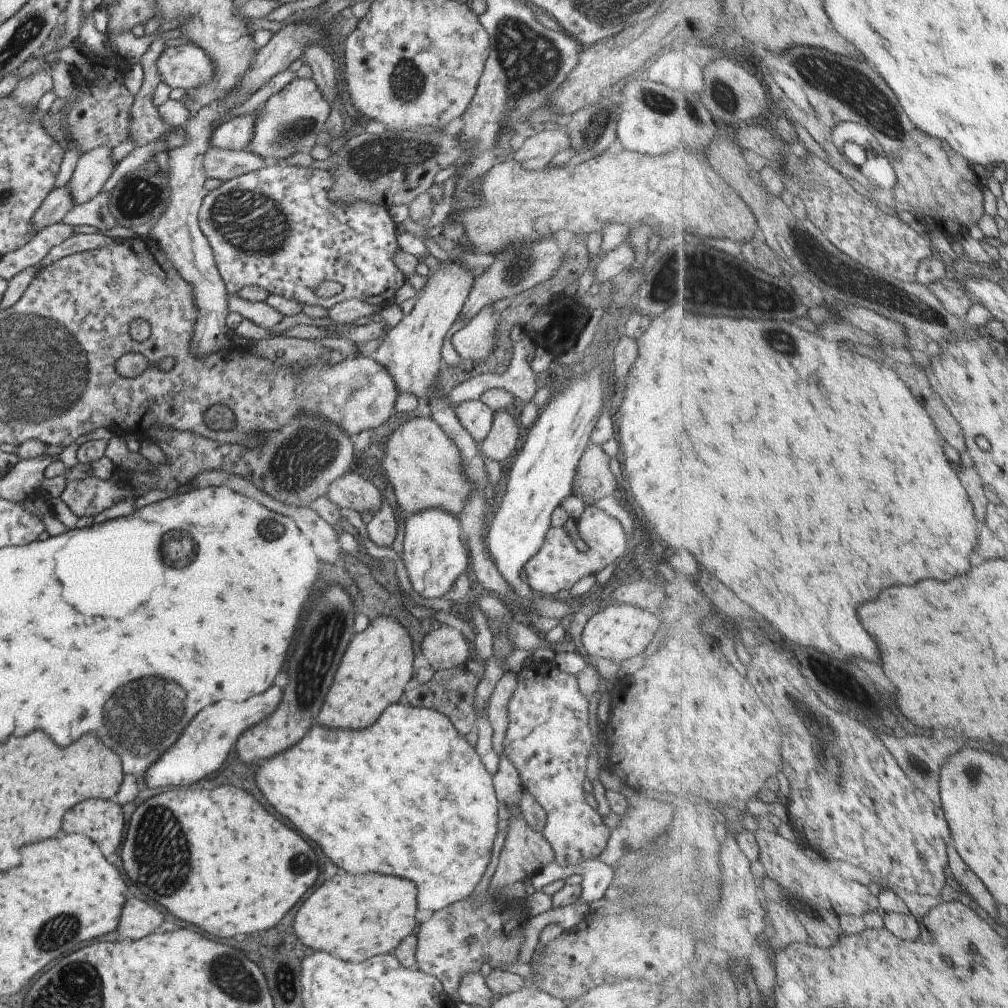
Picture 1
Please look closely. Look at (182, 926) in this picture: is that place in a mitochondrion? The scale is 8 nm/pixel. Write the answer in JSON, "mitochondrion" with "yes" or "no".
{"mitochondrion":"no"}

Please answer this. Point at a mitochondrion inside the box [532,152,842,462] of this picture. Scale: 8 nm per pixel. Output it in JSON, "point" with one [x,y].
{"point":[781,345]}

